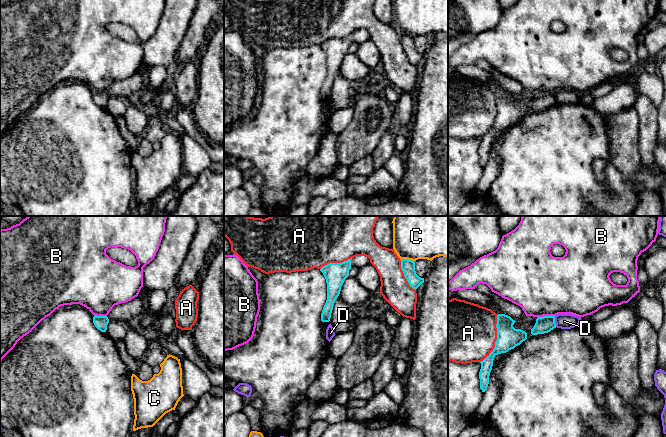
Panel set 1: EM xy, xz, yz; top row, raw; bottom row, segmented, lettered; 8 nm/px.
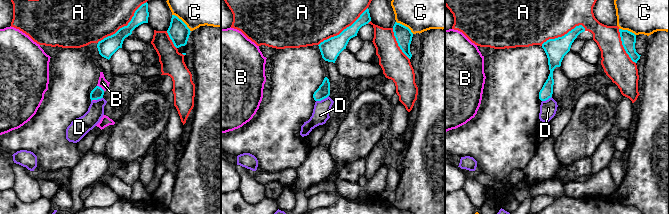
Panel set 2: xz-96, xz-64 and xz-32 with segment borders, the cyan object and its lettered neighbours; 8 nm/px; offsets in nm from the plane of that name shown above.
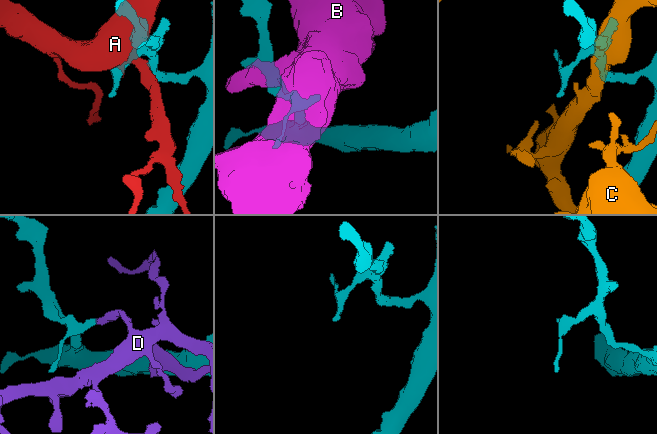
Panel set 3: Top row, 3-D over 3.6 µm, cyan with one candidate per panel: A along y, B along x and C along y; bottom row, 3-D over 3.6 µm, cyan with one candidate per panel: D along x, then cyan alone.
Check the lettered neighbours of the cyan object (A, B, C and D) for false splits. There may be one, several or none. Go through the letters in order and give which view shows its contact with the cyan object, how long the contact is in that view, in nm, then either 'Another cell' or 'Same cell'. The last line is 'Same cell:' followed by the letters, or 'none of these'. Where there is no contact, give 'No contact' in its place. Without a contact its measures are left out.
A: Touches cyan in yz. Shared border 400 nm. Another cell
B: Touches cyan in yz. Shared border 150 nm. Another cell
C: Touches cyan in xz. Shared border 110 nm. Another cell
D: Touches cyan in yz. Shared border 90 nm. Another cell
Same cell: none of these

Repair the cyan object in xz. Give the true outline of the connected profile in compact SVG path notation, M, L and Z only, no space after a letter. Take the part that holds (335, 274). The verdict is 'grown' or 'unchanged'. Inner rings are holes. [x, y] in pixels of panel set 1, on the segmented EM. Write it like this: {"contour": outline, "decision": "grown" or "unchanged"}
{"contour": "M351 259L342 263L329 263L320 271L323 273L327 283L327 300L321 313L321 321L329 322L335 300L340 294L345 279L349 276Z", "decision": "unchanged"}

